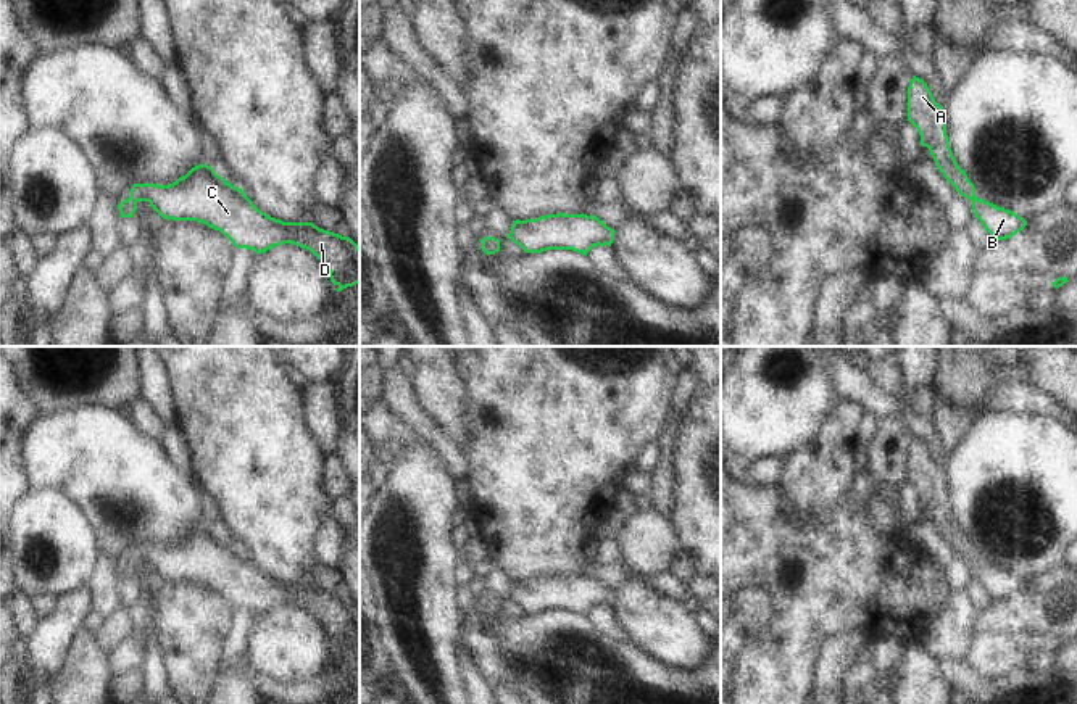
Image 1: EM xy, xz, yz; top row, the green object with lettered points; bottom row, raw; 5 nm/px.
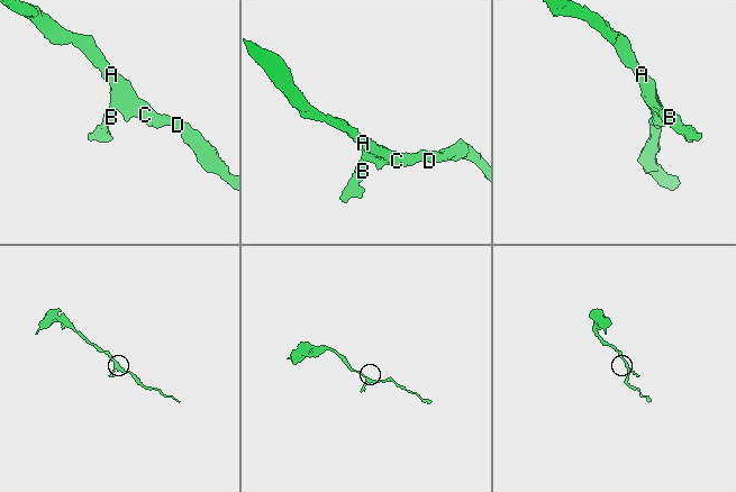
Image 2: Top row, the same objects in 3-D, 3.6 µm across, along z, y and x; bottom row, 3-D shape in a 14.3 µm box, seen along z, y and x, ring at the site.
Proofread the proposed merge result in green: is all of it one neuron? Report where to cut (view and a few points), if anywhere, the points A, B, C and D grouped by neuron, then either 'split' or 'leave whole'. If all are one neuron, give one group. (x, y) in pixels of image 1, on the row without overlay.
cut none; groups A B C D; leave whole

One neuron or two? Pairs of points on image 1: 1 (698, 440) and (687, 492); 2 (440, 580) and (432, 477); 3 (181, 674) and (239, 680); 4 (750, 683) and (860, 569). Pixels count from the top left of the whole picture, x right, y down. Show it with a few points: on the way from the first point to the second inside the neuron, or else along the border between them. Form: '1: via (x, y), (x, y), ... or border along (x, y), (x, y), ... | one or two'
1: via (698, 453), (698, 479) | one
2: via (432, 554), (432, 503) | one
3: border along (221, 662), (212, 687) | two
4: via (779, 654), (831, 598) | one

